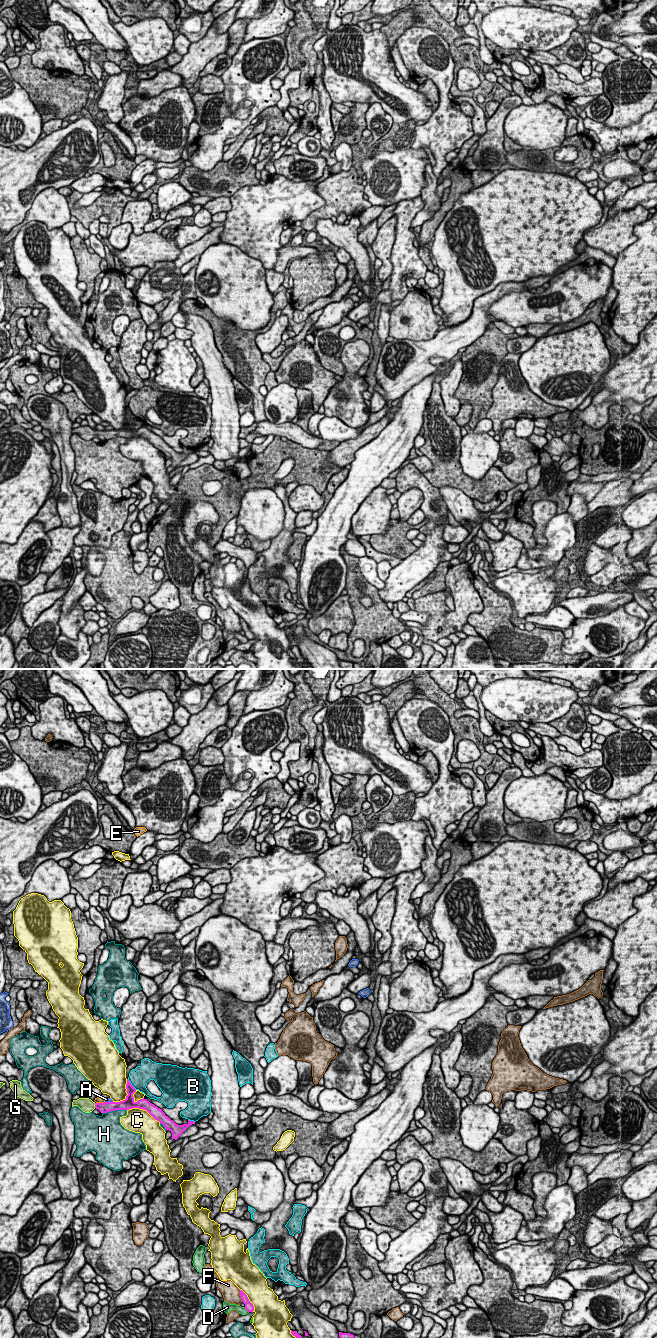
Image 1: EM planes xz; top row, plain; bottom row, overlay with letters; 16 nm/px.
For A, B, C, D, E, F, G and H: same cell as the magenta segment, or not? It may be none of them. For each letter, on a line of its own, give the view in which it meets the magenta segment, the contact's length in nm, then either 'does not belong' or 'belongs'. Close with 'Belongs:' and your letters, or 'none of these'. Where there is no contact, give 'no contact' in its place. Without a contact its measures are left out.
A: xz | 130 nm | does not belong
B: xz | 240 nm | does not belong
C: xz | 600 nm | does not belong
D: xz | 130 nm | does not belong
E: xz | 150 nm | does not belong
F: xz | 220 nm | does not belong
G: xz | 80 nm | belongs
H: xz | 400 nm | does not belong
Belongs: G

